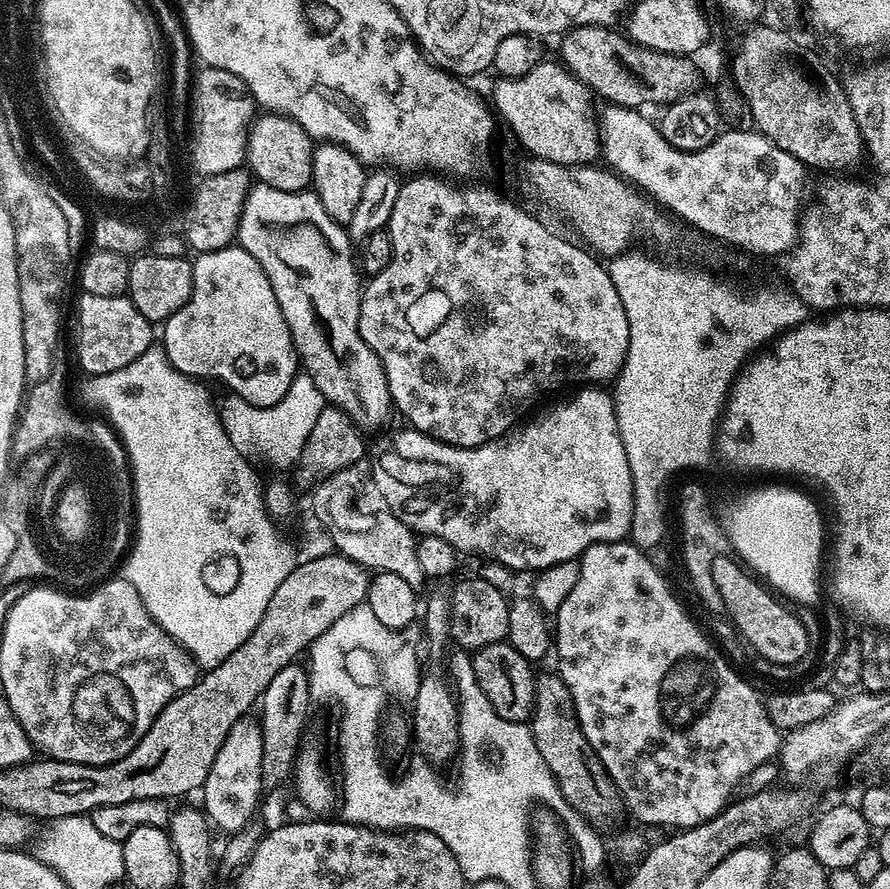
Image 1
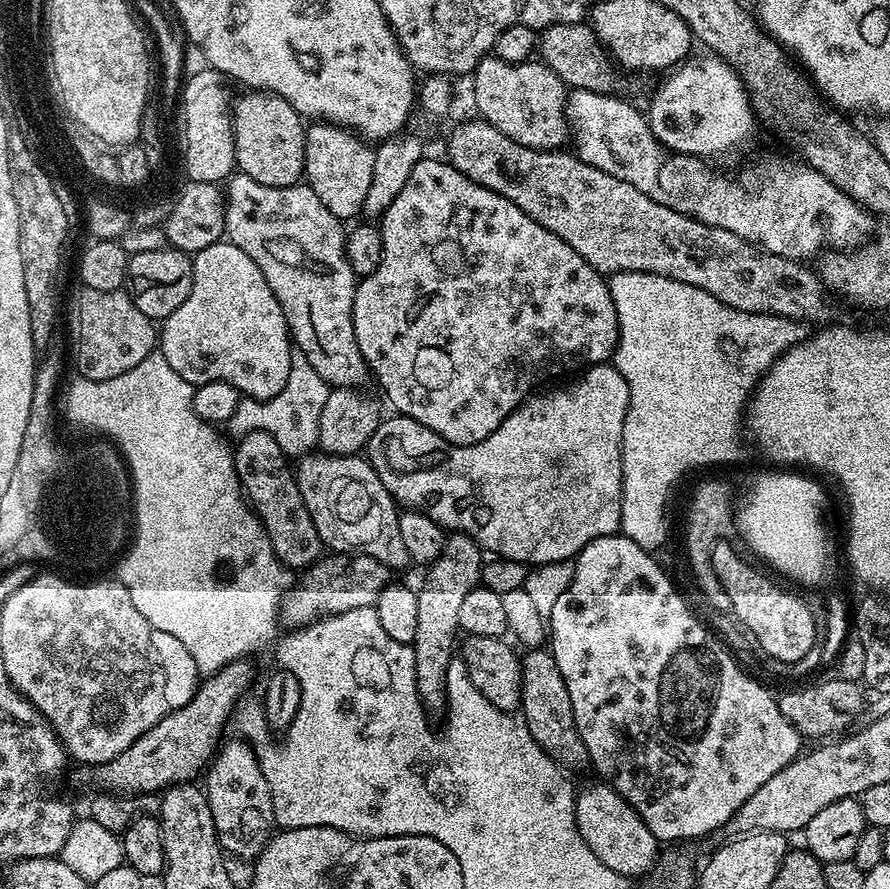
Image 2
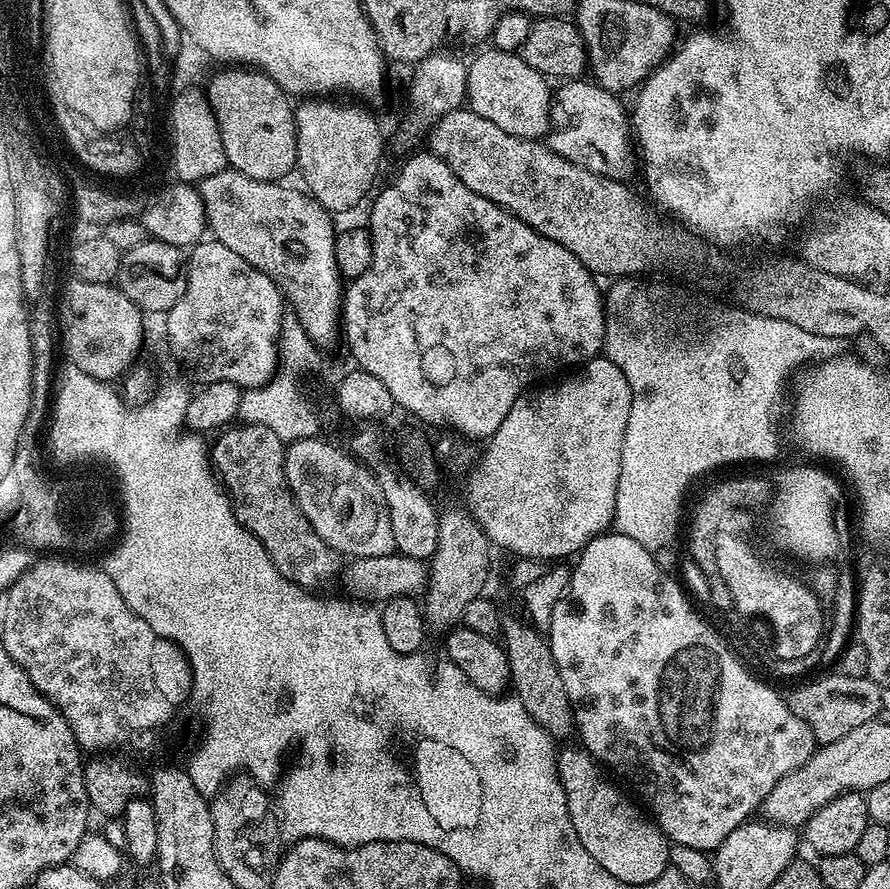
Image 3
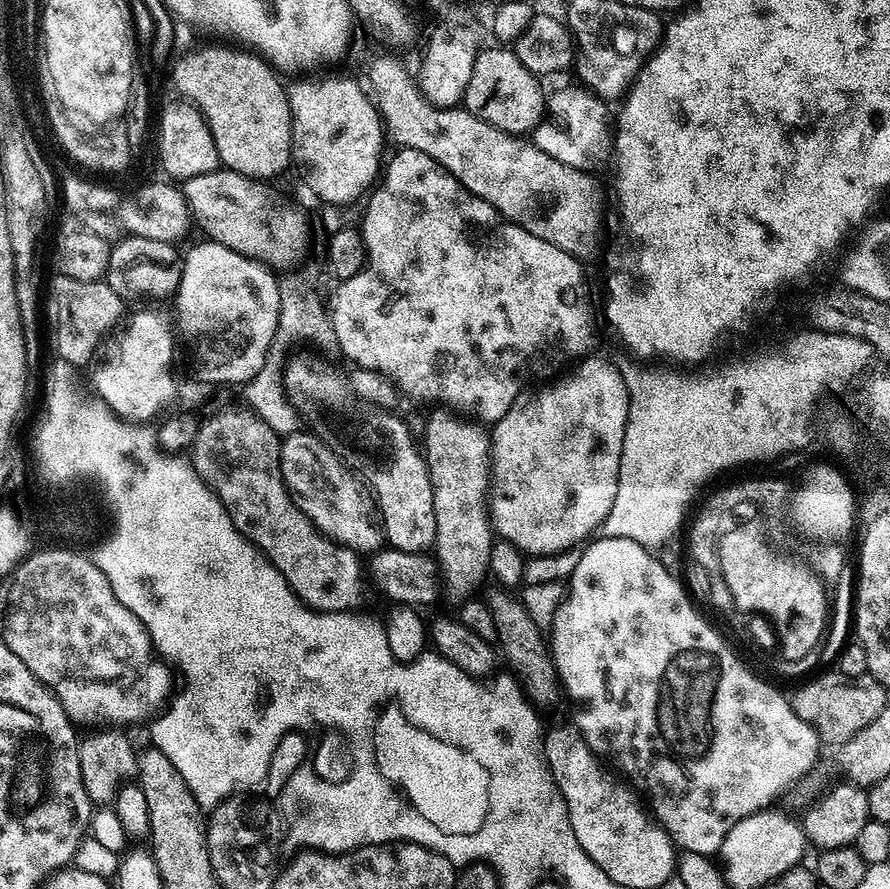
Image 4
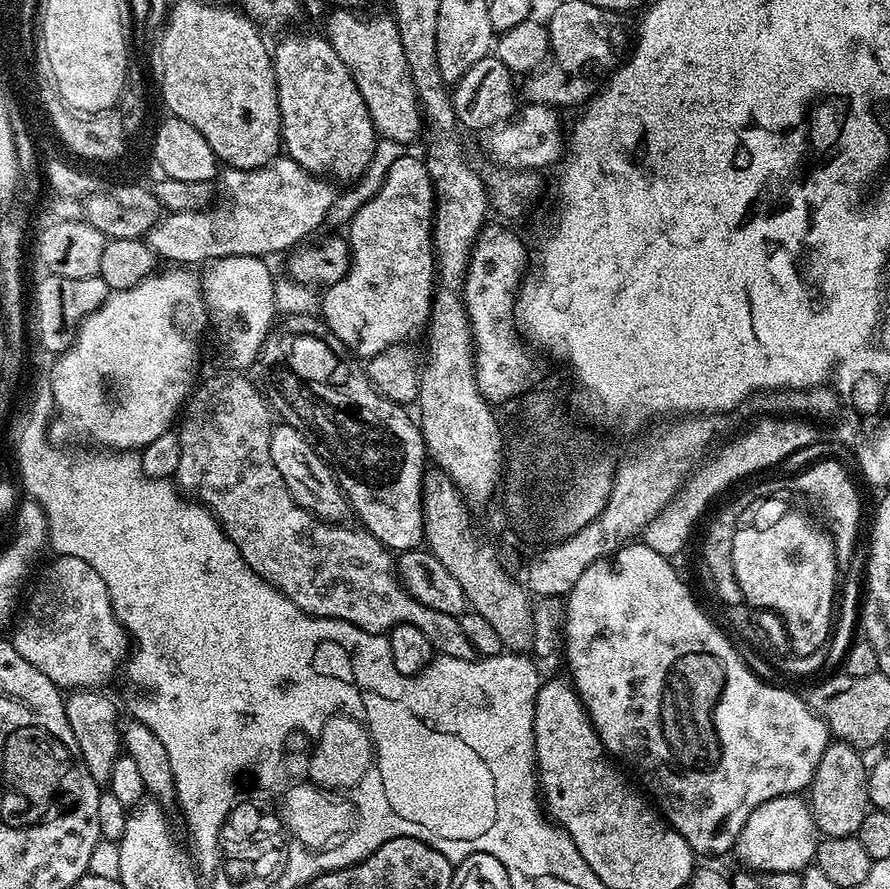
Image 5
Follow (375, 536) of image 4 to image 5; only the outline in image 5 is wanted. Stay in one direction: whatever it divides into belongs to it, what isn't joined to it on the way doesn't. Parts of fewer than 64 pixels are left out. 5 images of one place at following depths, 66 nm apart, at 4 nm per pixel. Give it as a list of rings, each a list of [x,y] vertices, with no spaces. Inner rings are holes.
[[[283,422],[273,427],[270,458],[274,458],[274,466],[278,466],[278,474],[282,474],[282,482],[286,482],[290,494],[307,512],[325,522],[340,522],[345,519],[344,515],[349,515],[348,498],[340,489],[333,465],[316,451],[316,447],[297,428]]]

